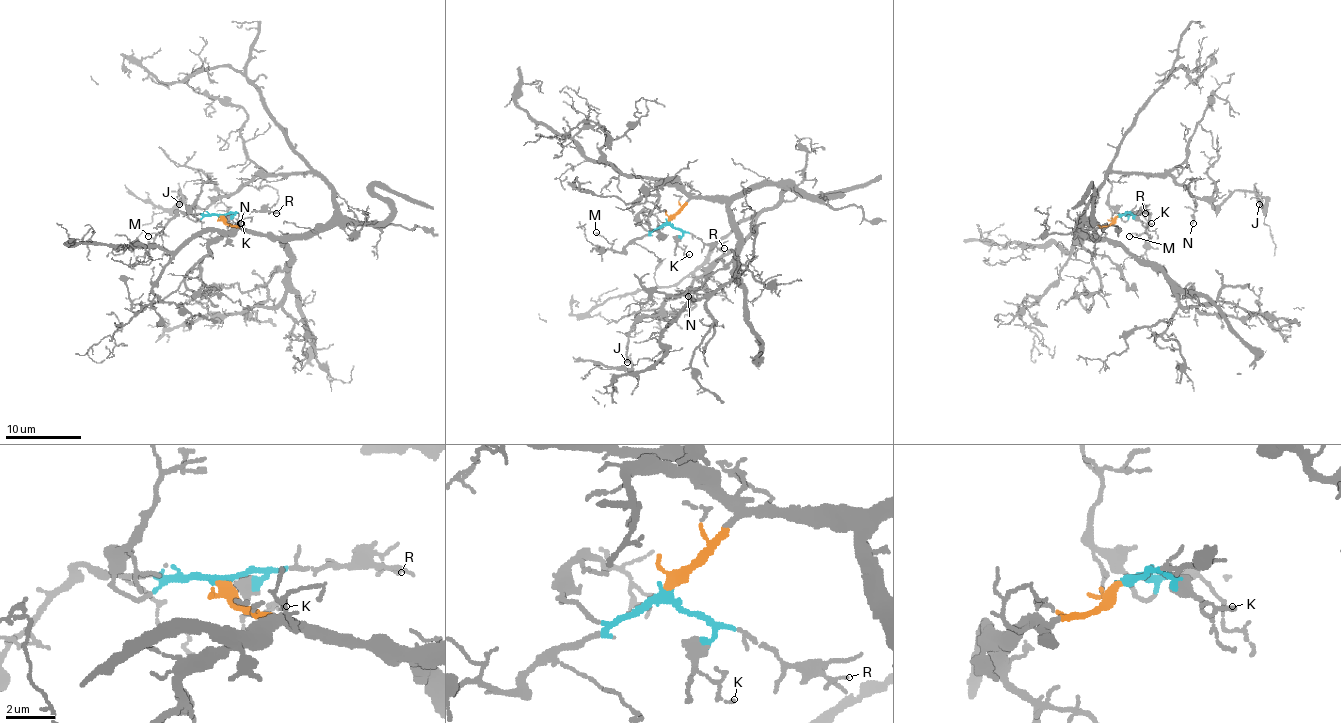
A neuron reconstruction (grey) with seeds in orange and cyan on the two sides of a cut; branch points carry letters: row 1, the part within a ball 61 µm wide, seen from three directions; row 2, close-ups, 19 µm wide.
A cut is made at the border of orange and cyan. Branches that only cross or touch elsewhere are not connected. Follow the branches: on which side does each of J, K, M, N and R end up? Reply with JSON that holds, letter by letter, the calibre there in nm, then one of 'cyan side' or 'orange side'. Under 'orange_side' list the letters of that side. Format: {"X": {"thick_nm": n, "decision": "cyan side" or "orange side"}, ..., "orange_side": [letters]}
{"J": {"thick_nm": 110, "decision": "orange side"}, "K": {"thick_nm": 130, "decision": "cyan side"}, "M": {"thick_nm": 110, "decision": "cyan side"}, "N": {"thick_nm": 120, "decision": "orange side"}, "R": {"thick_nm": 90, "decision": "cyan side"}, "orange_side": ["J", "N"]}

